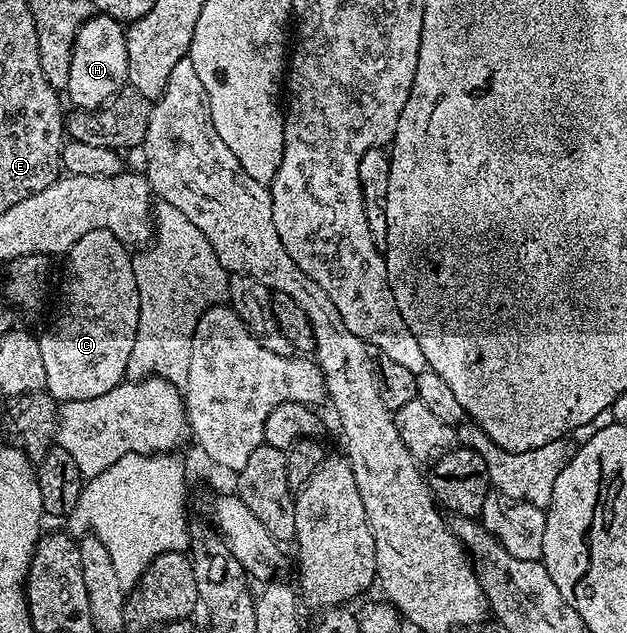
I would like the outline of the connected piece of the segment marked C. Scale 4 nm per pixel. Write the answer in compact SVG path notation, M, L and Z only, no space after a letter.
M102 228L89 230L89 234L77 238L71 251L66 253L67 285L63 288L63 313L47 333L39 336L41 362L45 362L45 391L51 395L52 401L100 397L125 380L139 321L139 291L131 265L133 256L127 252L130 252L128 245L123 244L107 228Z

